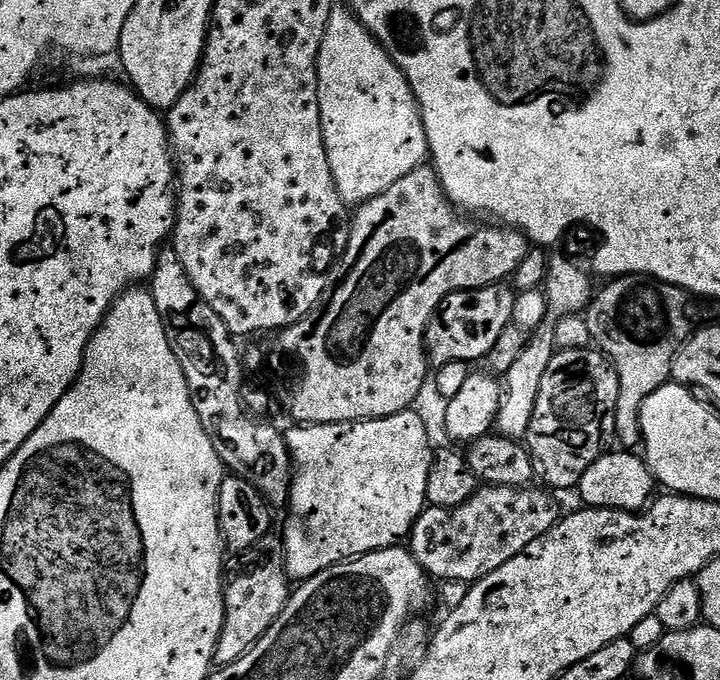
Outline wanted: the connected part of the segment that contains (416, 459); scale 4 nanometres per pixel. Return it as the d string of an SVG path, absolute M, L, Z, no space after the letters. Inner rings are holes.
M409 410L407 412L399 412L393 416L387 416L386 418L378 418L377 420L355 420L354 422L342 422L341 424L305 424L303 426L292 426L292 429L287 429L286 439L288 441L288 453L292 455L292 489L288 494L288 506L286 509L288 521L284 524L284 544L282 543L282 551L284 553L284 567L291 579L296 582L303 582L308 580L314 574L318 574L322 570L326 570L330 566L335 564L343 564L345 560L354 560L358 556L365 556L371 552L376 552L380 548L390 548L399 545L401 541L405 539L411 533L412 526L421 512L426 507L426 501L428 495L426 494L426 478L428 477L428 465L430 463L430 445L426 432L426 427L423 426L421 418L416 411Z

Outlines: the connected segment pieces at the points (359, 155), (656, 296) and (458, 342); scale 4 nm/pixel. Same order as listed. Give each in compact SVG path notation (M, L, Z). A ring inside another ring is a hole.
M347 6L333 7L330 14L330 22L326 22L326 34L318 54L318 110L320 111L320 121L322 122L322 138L326 142L326 158L330 162L330 174L334 174L334 186L338 186L338 194L349 206L359 206L365 204L367 200L372 200L378 194L390 190L394 182L406 178L415 168L421 167L429 159L428 139L424 123L420 117L420 107L412 93L412 87L407 78L402 74L400 67L394 62L394 58L383 44L379 44L373 36L362 26L362 22L357 16L347 8Z
M622 276L607 281L604 289L593 295L586 309L586 319L590 326L592 344L608 357L612 368L618 374L618 406L616 407L615 439L621 440L623 447L635 449L640 439L640 411L650 394L672 380L672 363L680 345L685 344L697 331L696 304L689 293L673 284L664 284L643 276Z
M507 283L491 284L469 292L455 292L440 303L424 335L424 350L433 369L446 366L446 362L483 361L484 355L498 342L502 330L513 323L517 293Z

